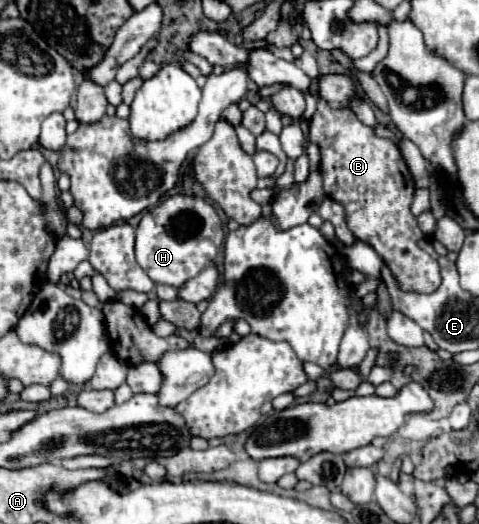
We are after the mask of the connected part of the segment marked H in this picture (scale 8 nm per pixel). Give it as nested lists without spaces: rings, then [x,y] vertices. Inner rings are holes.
[[[173,195],[141,217],[135,239],[135,259],[155,285],[163,283],[179,289],[215,259],[223,239],[223,223],[211,203],[201,197]]]

